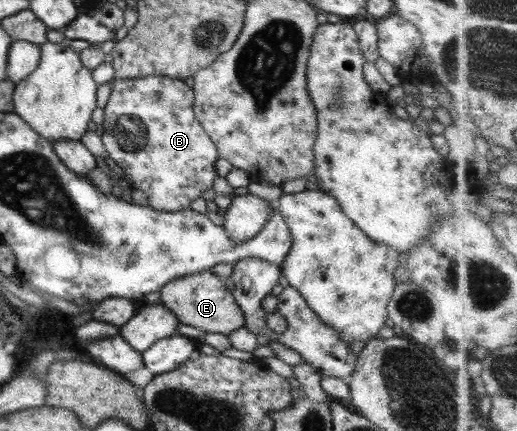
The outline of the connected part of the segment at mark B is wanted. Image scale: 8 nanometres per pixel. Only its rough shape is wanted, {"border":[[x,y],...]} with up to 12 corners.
{"border":[[111,82],[101,142],[148,206],[179,212],[218,177],[193,89]]}

